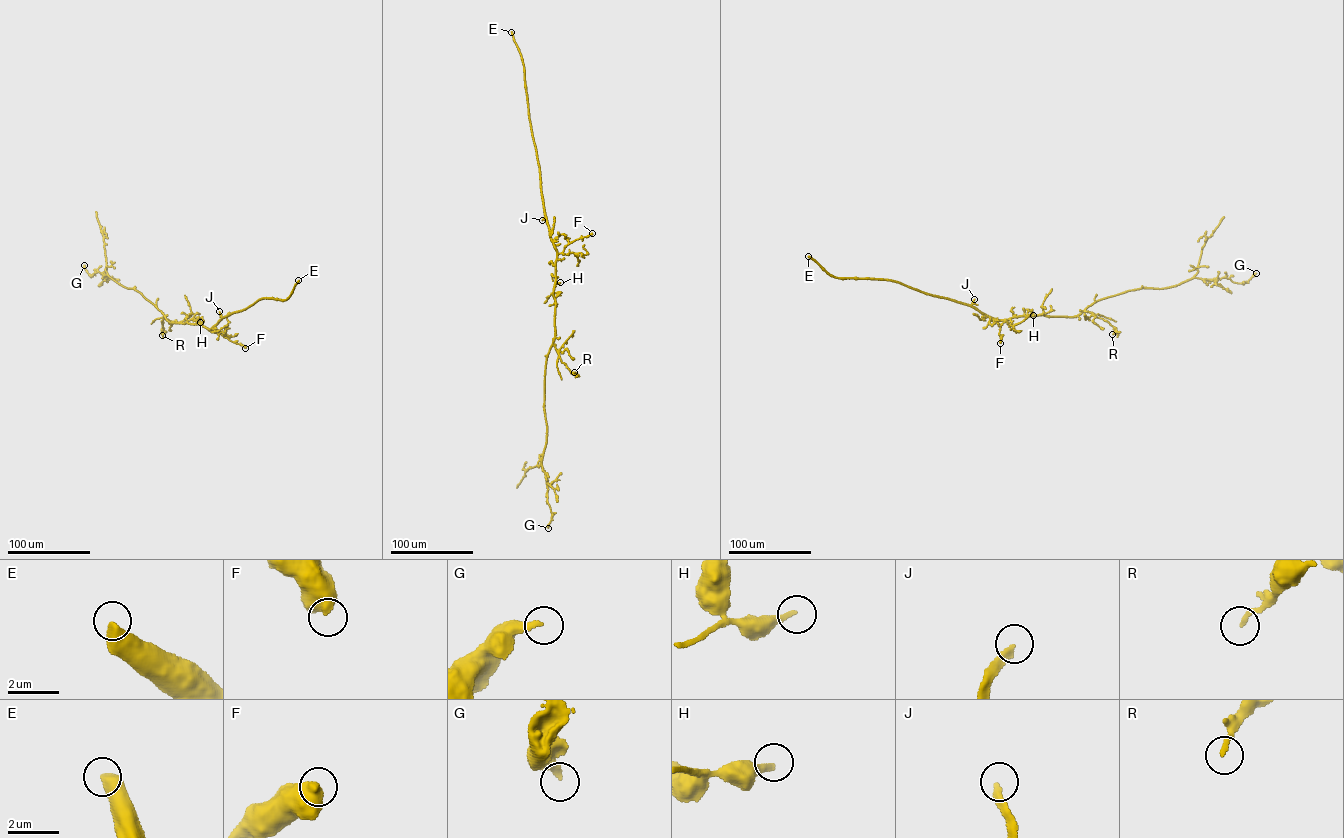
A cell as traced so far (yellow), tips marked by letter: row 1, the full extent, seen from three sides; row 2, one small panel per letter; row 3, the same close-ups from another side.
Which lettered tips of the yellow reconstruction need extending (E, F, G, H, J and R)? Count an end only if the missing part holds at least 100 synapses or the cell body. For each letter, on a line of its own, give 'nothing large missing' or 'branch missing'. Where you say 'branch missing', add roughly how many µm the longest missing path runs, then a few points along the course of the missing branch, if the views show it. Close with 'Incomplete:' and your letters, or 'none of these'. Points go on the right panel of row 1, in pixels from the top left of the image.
E: branch missing; missing 300 µm
F: nothing large missing
G: nothing large missing
H: nothing large missing
J: branch missing; missing 40 µm; course (974, 299), (976, 297), (977, 311), (985, 316)
R: nothing large missing
Incomplete: E, J

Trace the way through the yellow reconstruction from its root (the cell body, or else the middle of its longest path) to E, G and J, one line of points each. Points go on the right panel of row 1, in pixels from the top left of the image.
E: (1030, 316), (997, 320), (971, 306), (894, 281), (836, 278), (808, 256)
G: (1030, 316), (1074, 316), (1097, 301), (1127, 291), (1170, 287), (1197, 277), (1226, 277), (1245, 283), (1256, 273)
J: (1030, 316), (995, 319), (973, 308), (971, 305), (974, 299)

